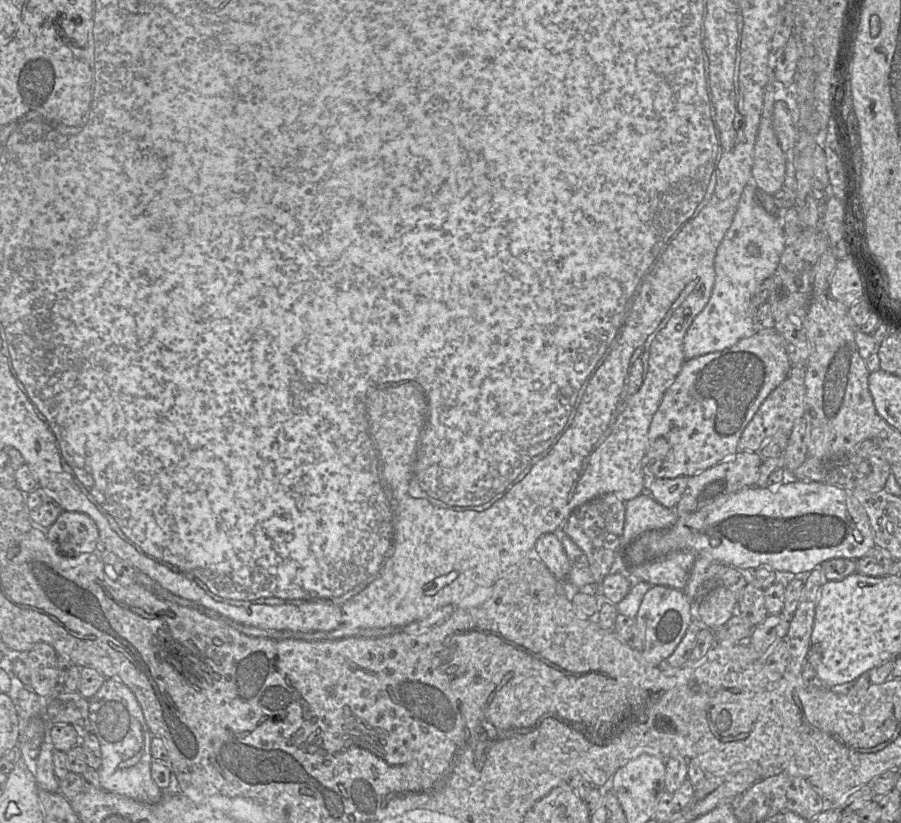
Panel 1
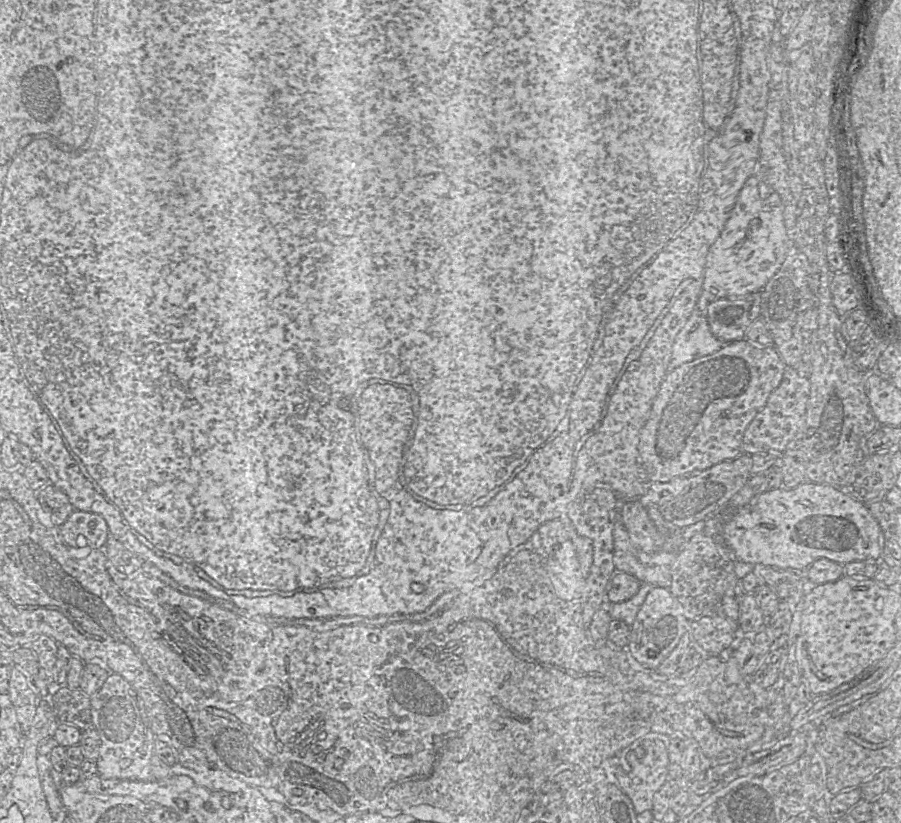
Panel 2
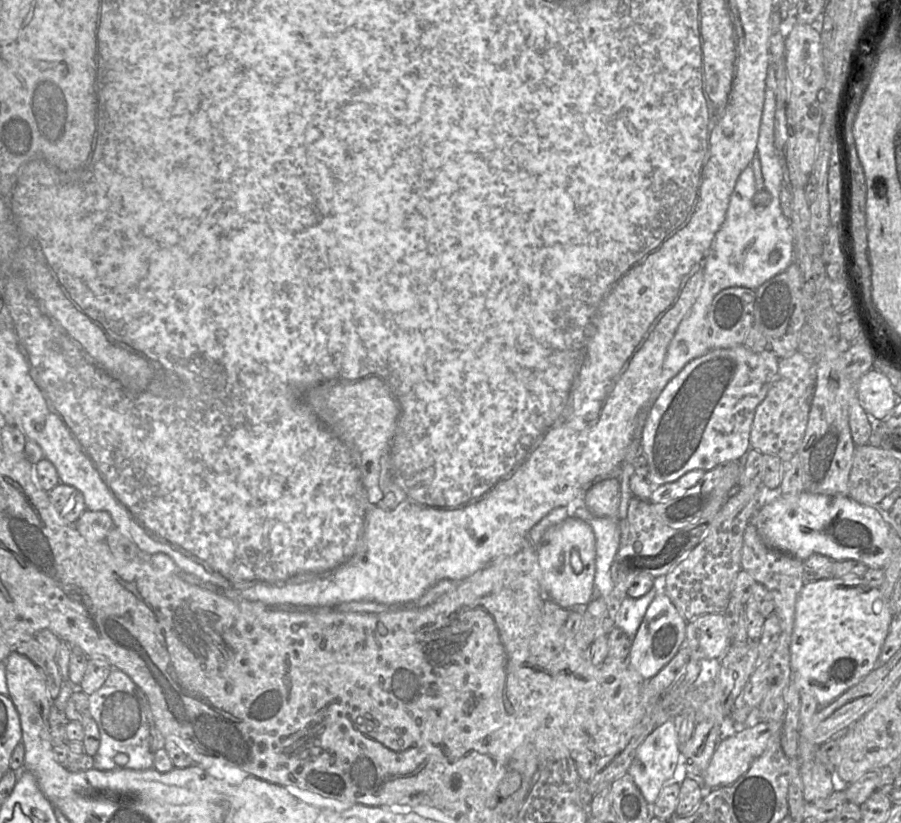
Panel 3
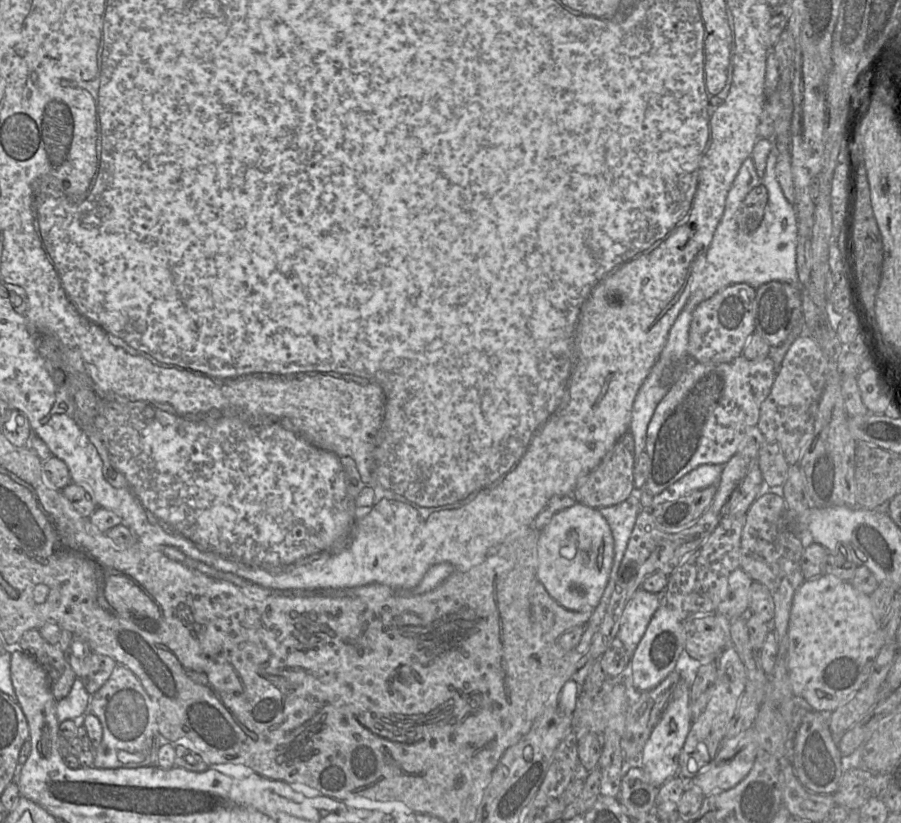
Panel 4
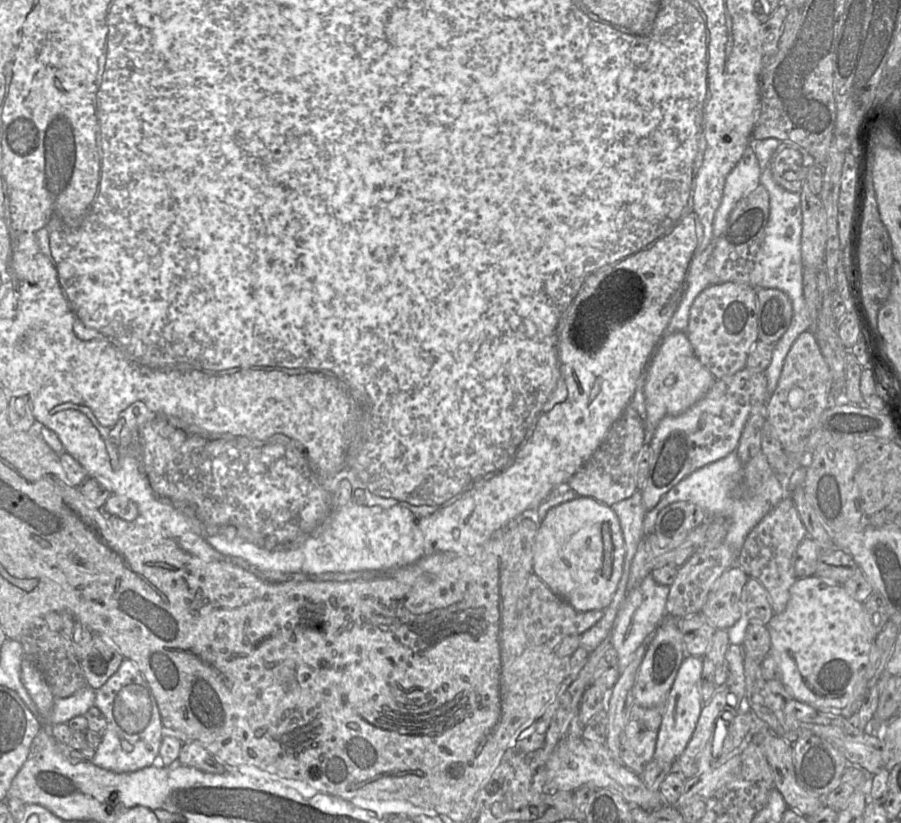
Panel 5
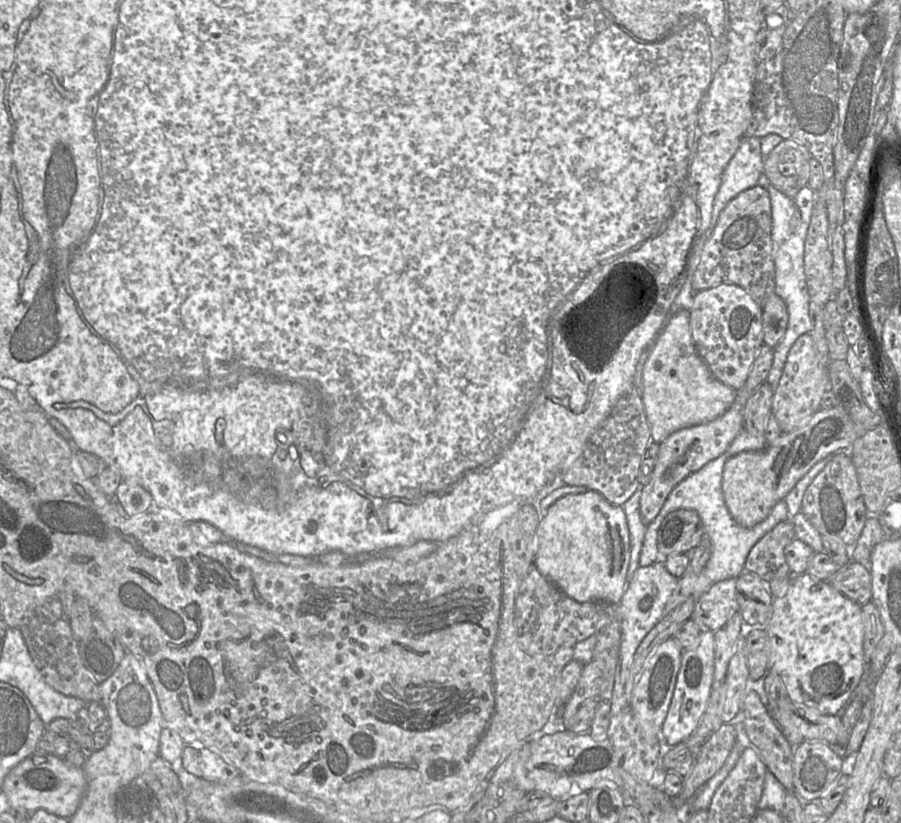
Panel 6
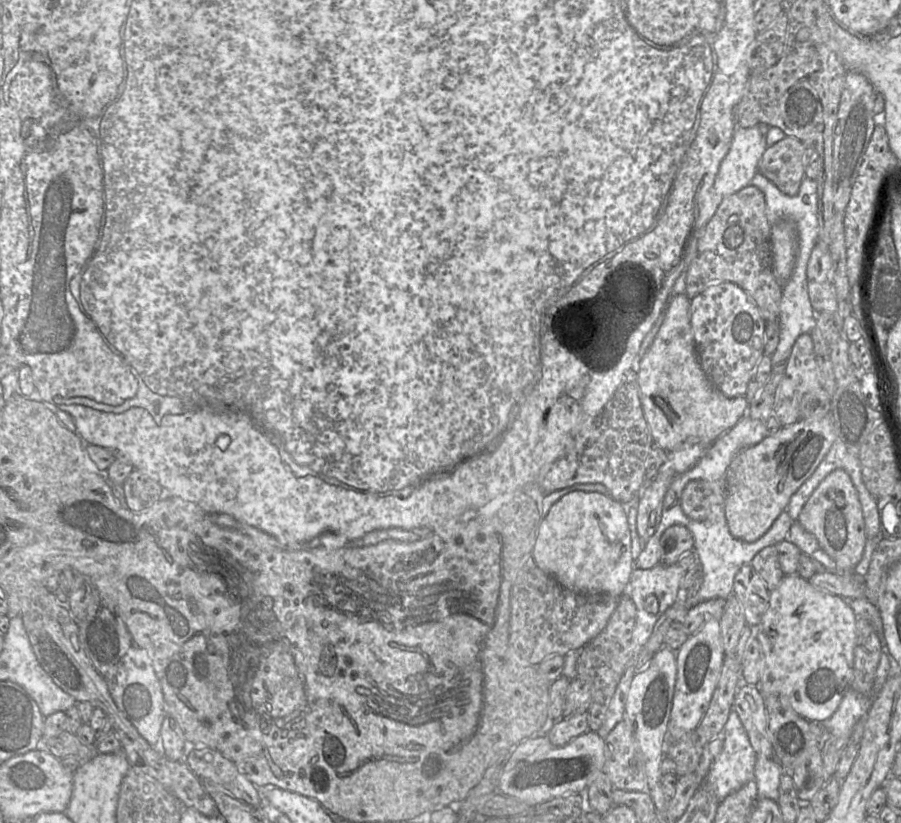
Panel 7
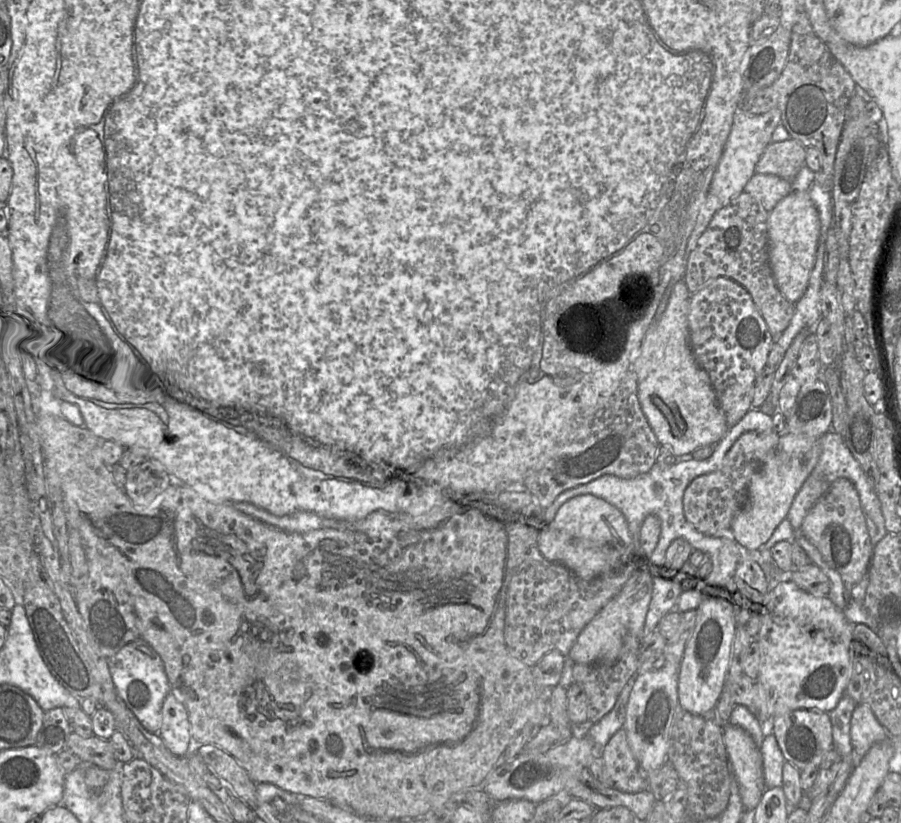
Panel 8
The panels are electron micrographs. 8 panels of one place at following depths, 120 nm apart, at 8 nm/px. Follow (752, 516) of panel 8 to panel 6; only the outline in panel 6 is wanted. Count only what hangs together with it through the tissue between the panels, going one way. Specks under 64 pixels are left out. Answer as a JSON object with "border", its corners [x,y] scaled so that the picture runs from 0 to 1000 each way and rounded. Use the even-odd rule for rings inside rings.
{"border":[[[933,497],[908,498],[889,519],[868,526],[847,547],[822,549],[810,557],[802,571],[801,598],[814,632],[834,642],[851,629],[858,616],[911,558],[929,549],[942,549],[952,533],[950,516]]]}

